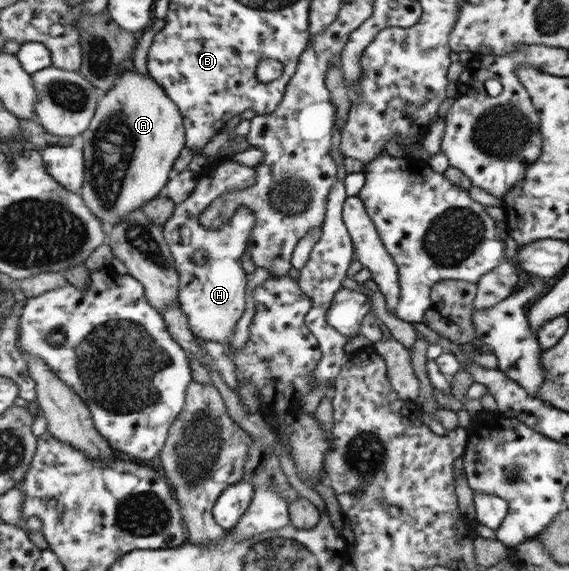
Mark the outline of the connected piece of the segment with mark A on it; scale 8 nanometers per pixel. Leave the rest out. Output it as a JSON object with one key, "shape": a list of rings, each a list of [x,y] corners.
{"shape":[[[135,68],[122,71],[96,103],[91,126],[84,131],[82,152],[84,155],[84,184],[79,194],[84,203],[100,219],[105,233],[112,225],[120,222],[124,215],[141,208],[145,202],[156,198],[169,179],[169,169],[177,155],[184,149],[184,129],[181,115],[164,88],[148,73],[142,74]]]}

